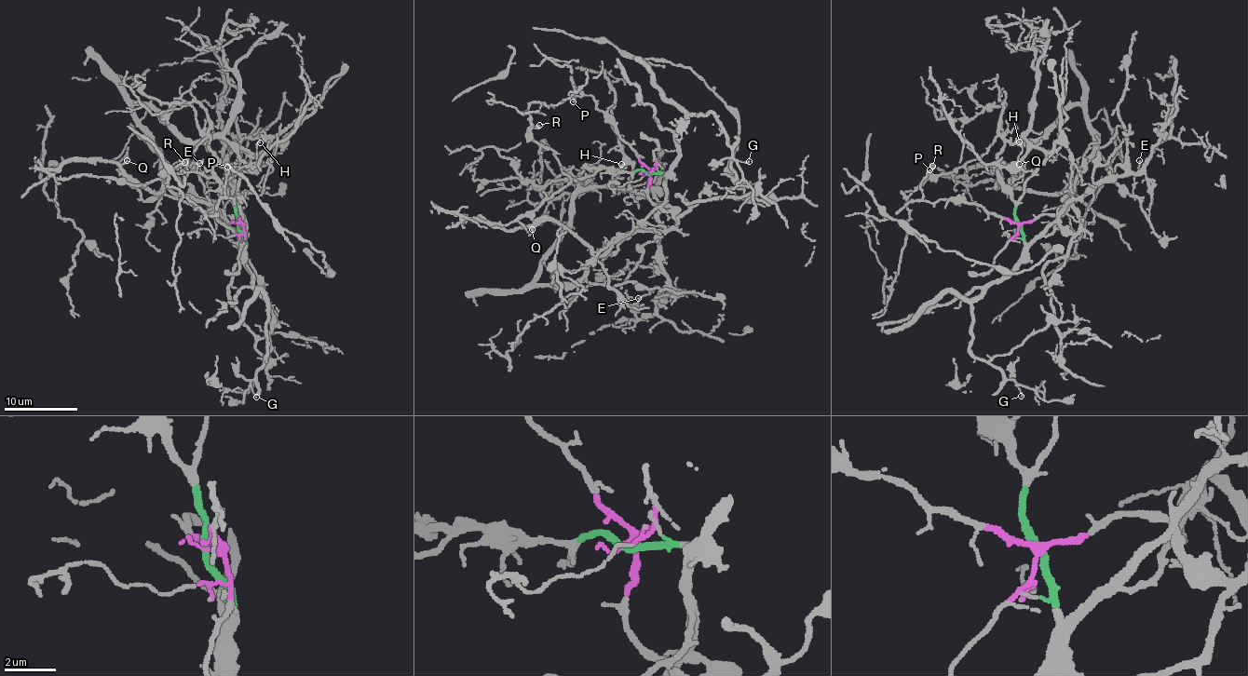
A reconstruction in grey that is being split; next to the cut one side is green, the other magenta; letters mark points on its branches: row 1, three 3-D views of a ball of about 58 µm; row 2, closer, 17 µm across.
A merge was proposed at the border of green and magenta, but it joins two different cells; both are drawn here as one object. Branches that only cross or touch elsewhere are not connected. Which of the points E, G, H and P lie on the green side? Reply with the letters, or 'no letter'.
G

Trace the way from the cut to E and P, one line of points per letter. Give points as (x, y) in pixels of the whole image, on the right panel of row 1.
E: (1020, 223), (1052, 215), (1078, 231), (1079, 219), (1066, 201), (1084, 162), (1096, 153), (1133, 196), (1140, 161)
P: (1020, 223), (996, 216), (976, 204), (942, 198), (923, 200), (921, 182), (929, 169)

